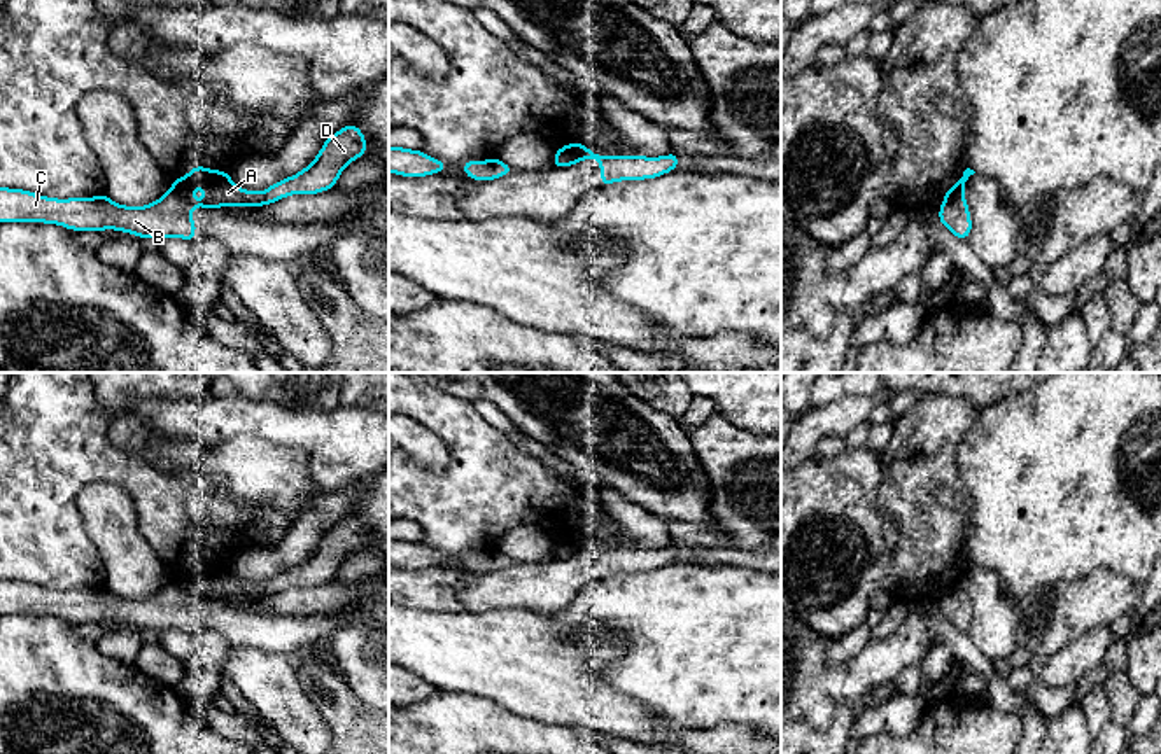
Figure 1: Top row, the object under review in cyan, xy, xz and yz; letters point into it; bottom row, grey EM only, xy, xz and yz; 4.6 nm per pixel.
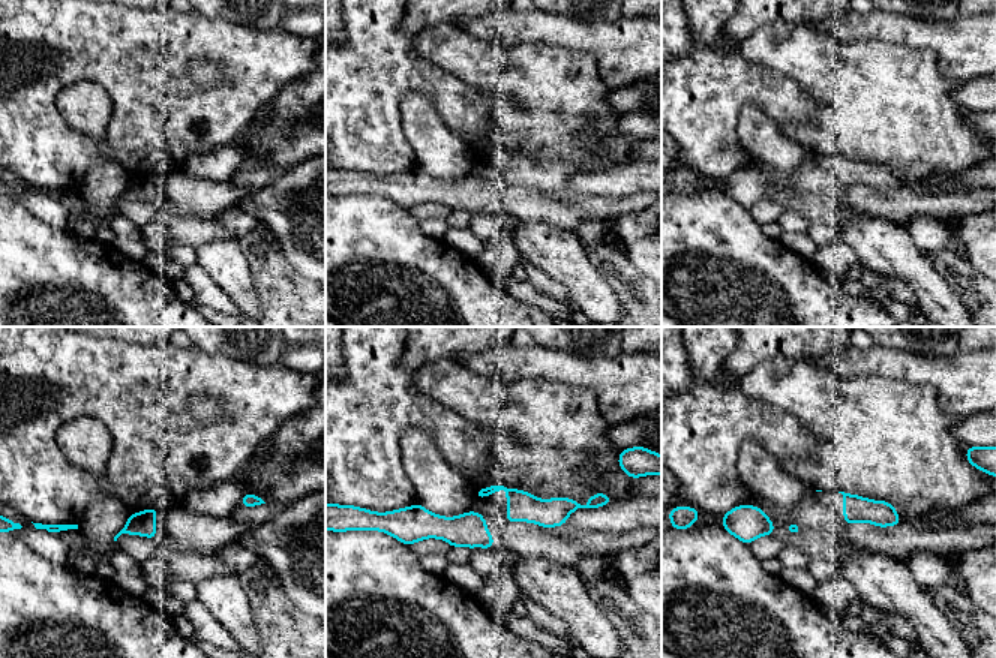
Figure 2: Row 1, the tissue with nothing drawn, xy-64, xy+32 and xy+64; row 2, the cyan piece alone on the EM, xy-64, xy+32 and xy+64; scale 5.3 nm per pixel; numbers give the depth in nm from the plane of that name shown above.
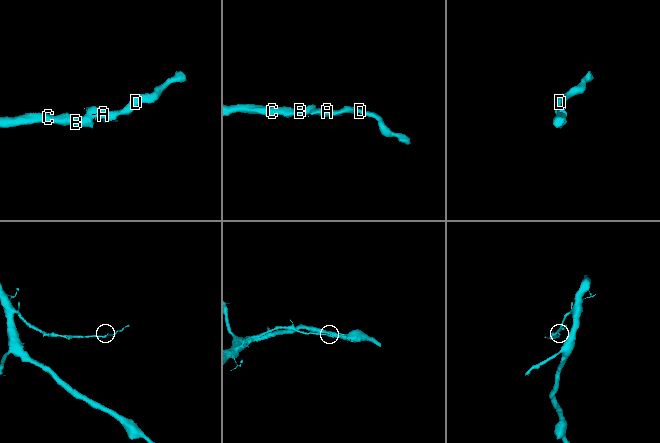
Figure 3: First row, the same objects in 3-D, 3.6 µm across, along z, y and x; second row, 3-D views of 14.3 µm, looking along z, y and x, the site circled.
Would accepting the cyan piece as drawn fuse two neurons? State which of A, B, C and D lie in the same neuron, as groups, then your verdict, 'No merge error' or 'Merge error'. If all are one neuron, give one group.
Groups: A D / B C. Merge error

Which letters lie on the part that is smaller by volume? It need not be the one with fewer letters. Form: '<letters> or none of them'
A, D

